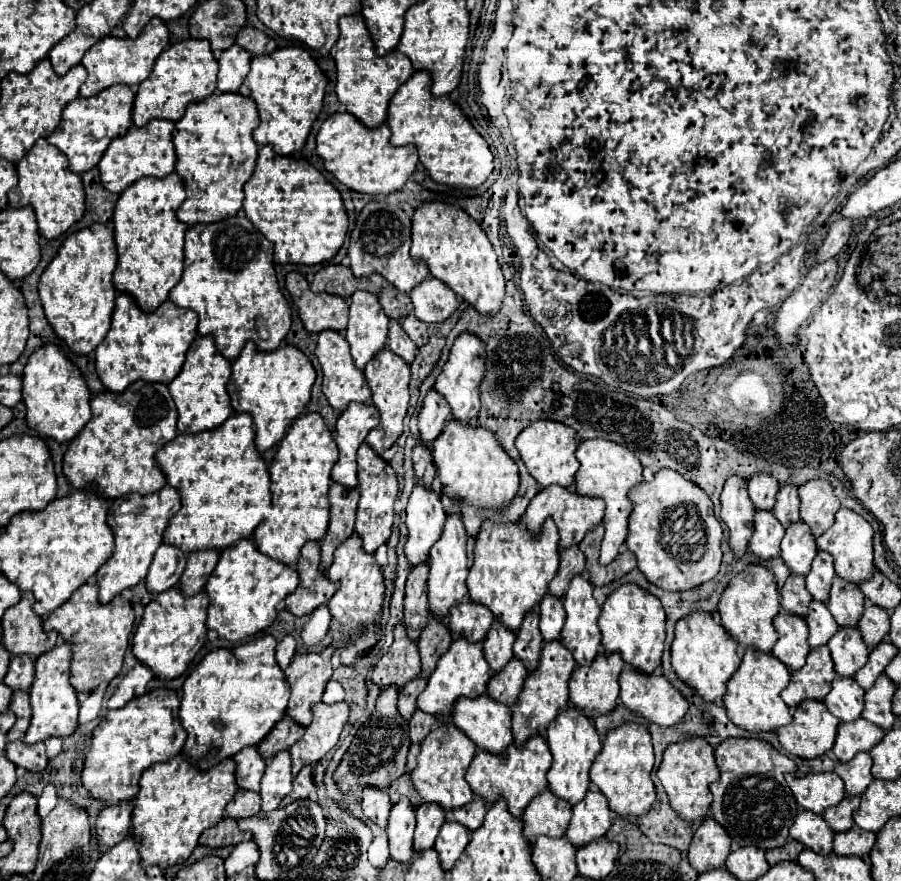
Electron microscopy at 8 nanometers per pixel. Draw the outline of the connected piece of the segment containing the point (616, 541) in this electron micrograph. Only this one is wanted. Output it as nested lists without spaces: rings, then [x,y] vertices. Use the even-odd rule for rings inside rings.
[[[582,440],[576,450],[576,458],[580,462],[580,470],[576,474],[576,494],[580,496],[592,496],[602,498],[606,502],[606,514],[604,514],[604,540],[600,550],[600,566],[608,566],[614,562],[614,558],[620,554],[620,548],[624,546],[626,534],[628,534],[628,516],[630,516],[630,500],[628,490],[642,482],[642,464],[640,460],[626,450],[624,446],[618,446],[616,442],[606,440]]]

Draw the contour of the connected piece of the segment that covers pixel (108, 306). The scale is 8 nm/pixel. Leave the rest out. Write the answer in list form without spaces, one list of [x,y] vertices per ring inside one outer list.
[[[92,224],[80,232],[70,234],[56,258],[48,264],[38,282],[40,302],[54,334],[66,342],[74,354],[90,354],[106,336],[114,312],[116,290],[112,272],[116,268],[114,234],[104,224]]]

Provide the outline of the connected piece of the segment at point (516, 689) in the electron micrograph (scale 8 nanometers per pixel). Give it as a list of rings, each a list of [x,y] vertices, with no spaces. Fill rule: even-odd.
[[[512,658],[510,666],[506,666],[506,670],[502,670],[502,674],[496,674],[494,678],[490,678],[488,696],[492,700],[502,702],[508,708],[512,708],[522,692],[526,676],[528,674],[526,674],[526,670],[522,670],[522,662]]]

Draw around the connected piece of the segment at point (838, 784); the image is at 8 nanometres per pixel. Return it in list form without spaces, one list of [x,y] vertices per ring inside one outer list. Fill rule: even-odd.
[[[824,772],[824,774],[808,774],[804,778],[794,778],[786,776],[788,786],[798,802],[800,808],[810,810],[818,816],[830,806],[836,806],[844,796],[844,782],[838,774],[834,772]]]

